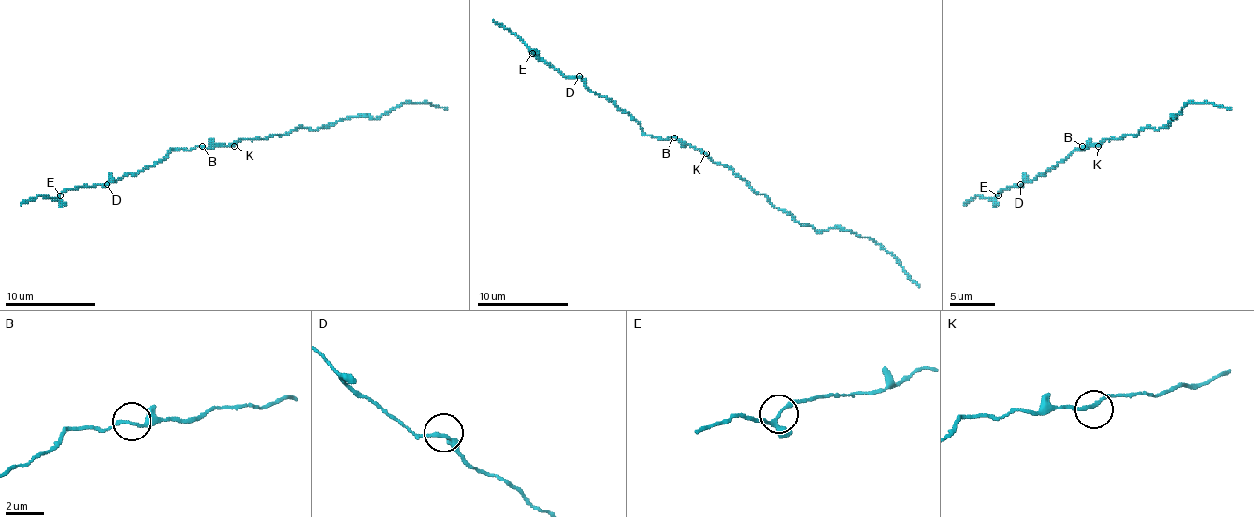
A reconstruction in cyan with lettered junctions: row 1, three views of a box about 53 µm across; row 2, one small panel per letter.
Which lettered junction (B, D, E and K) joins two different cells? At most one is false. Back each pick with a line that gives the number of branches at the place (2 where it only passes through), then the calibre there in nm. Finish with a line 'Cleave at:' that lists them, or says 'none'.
Cleave at: none

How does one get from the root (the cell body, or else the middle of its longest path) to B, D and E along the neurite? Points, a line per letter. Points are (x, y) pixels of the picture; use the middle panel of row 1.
B: (704, 153), (688, 144), (681, 144), (674, 137)
D: (704, 153), (688, 144), (681, 144), (674, 137), (663, 139), (647, 136), (625, 110), (595, 94), (579, 76)
E: (704, 153), (674, 137), (663, 139), (647, 136), (625, 110), (595, 94), (577, 76), (566, 76), (531, 53)

